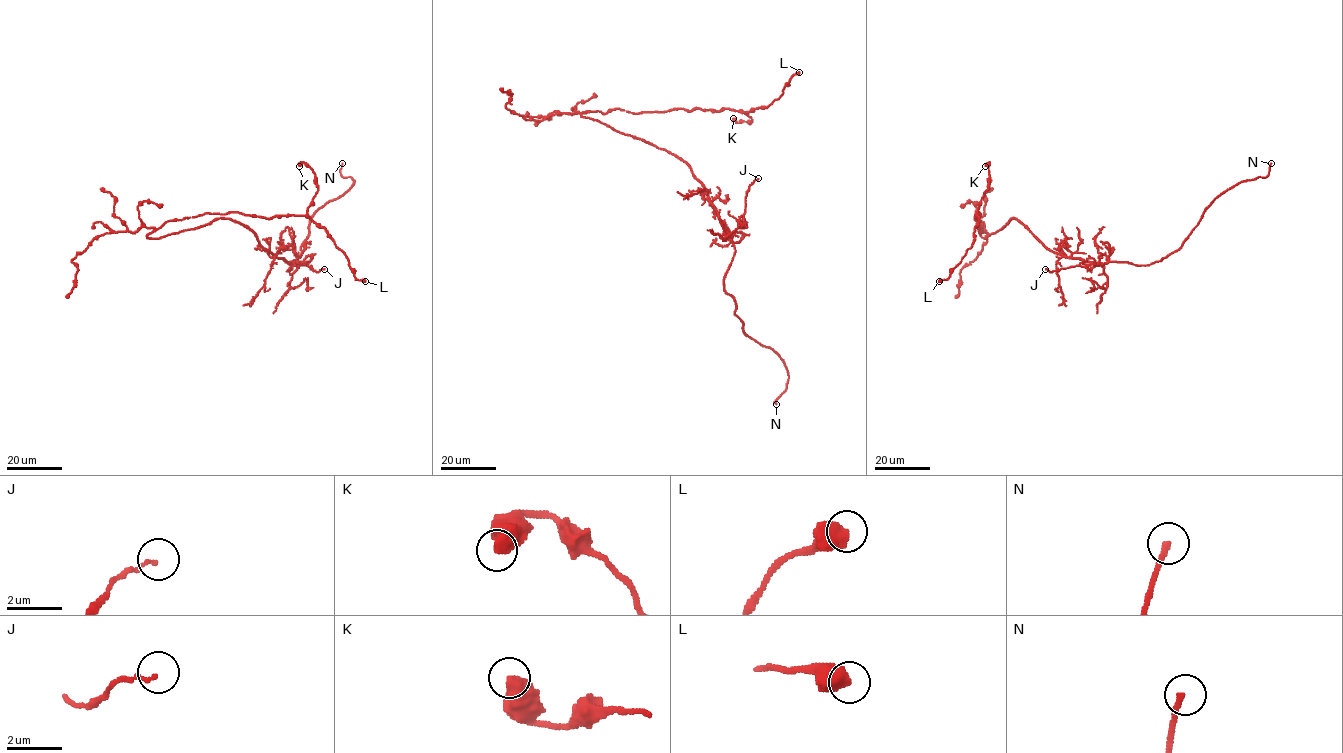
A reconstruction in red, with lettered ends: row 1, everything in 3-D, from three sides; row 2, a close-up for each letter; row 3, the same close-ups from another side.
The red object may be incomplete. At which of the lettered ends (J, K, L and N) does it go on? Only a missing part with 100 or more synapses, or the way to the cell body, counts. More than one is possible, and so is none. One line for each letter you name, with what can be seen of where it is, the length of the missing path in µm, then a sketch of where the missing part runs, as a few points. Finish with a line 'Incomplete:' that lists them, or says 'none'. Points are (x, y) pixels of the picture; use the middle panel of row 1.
N: place (776, 404); missing 8 µm
Incomplete: N

